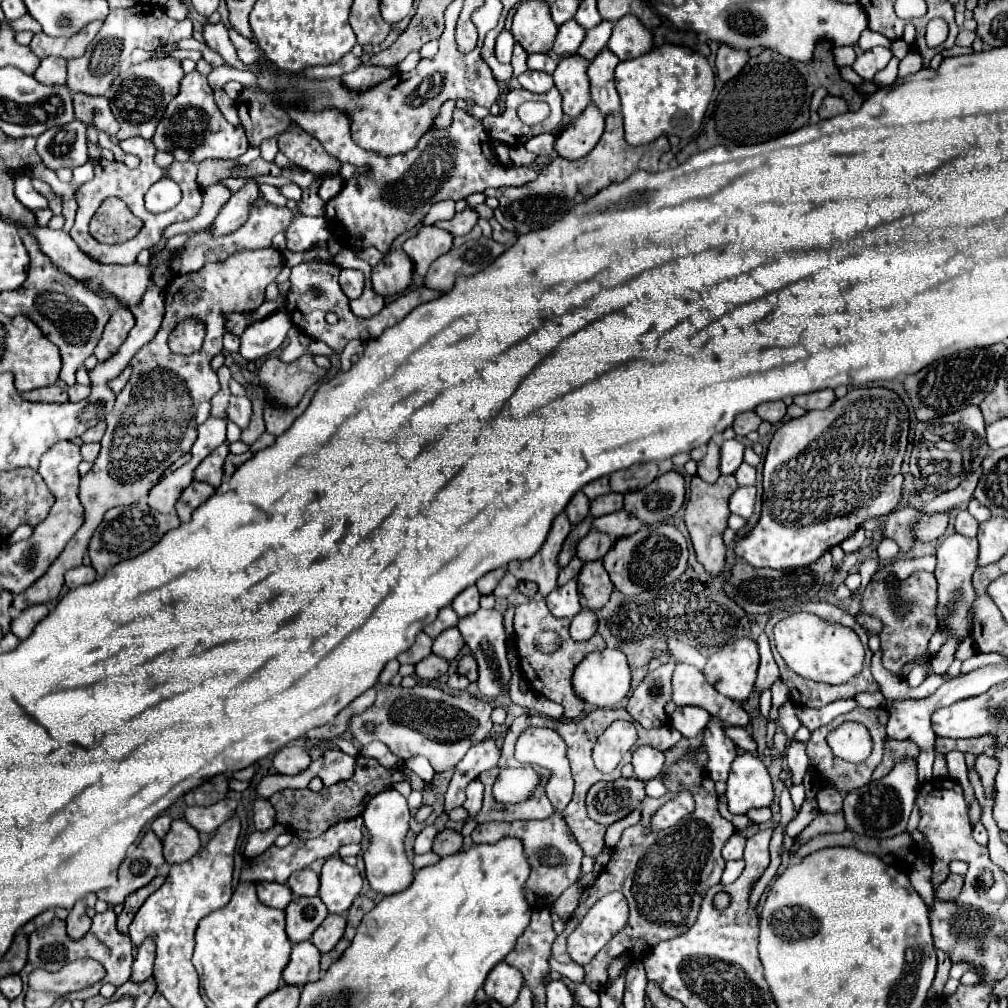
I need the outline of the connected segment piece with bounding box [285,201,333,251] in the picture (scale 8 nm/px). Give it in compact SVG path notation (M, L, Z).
M289 201L287 207L295 213L293 223L289 225L285 237L287 237L287 249L291 251L309 251L313 245L323 245L333 235L329 231L325 217L307 217L301 215L295 201Z

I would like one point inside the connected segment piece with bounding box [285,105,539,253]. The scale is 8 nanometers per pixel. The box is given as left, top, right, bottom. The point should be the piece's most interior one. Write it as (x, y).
(373, 210)

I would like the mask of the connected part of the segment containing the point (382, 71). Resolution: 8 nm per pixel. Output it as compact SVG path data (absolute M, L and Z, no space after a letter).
M359 65L355 71L347 73L341 77L343 87L347 87L349 91L367 91L379 83L383 83L385 79L389 79L393 75L393 69L389 67L375 67L375 65Z

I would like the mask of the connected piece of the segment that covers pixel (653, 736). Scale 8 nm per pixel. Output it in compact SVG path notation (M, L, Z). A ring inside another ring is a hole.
M636 722L636 729L639 735L638 747L641 745L655 745L659 751L667 751L671 749L679 739L681 733L673 727L657 727L657 729L645 729Z

